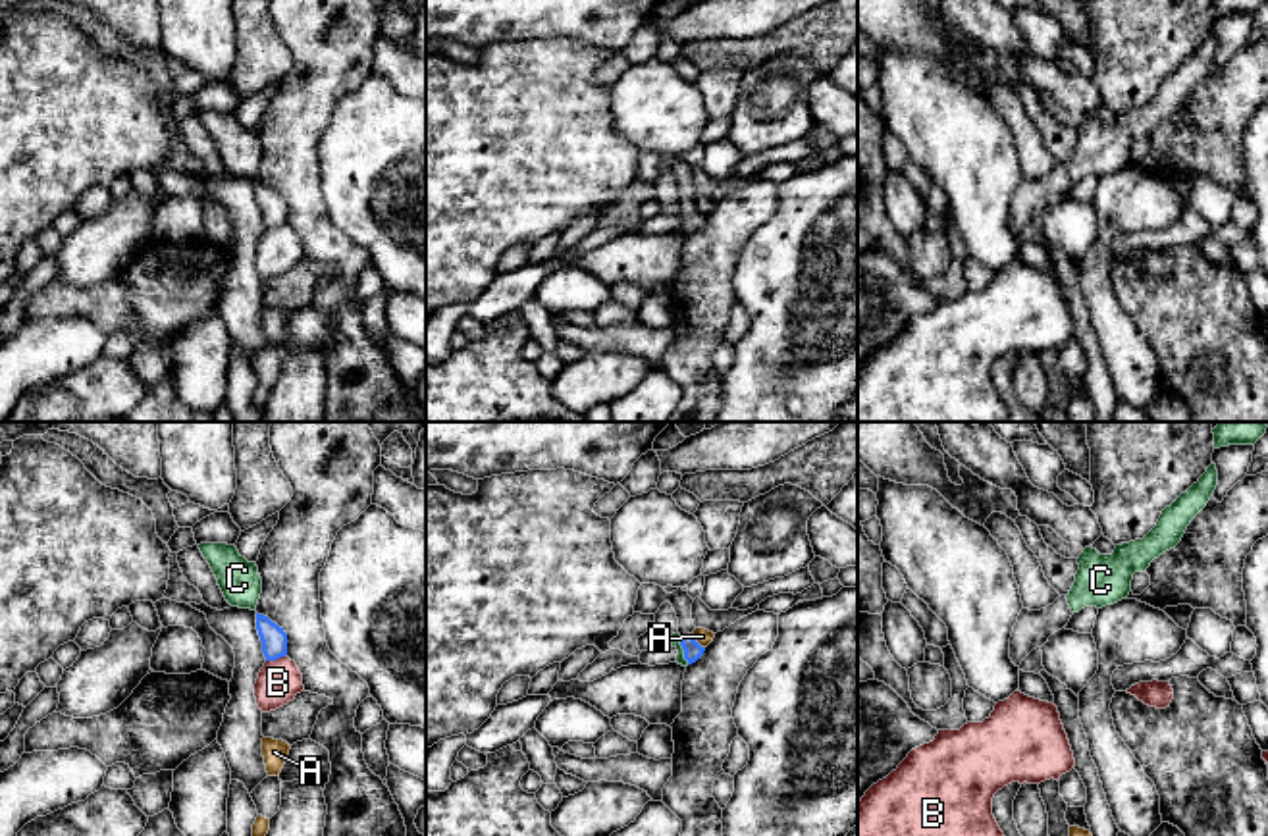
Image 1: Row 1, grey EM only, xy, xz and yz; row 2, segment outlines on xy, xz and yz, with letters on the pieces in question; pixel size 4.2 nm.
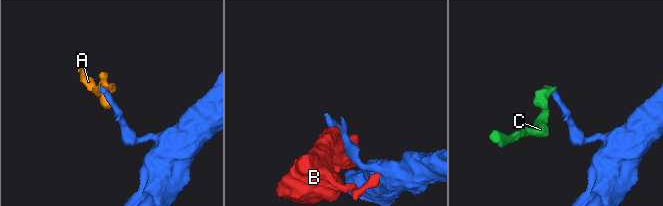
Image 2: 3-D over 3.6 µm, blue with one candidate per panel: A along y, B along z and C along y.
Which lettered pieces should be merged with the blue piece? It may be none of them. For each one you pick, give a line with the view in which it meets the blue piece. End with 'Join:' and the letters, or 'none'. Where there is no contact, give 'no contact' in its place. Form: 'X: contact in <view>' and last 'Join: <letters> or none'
Join: none

